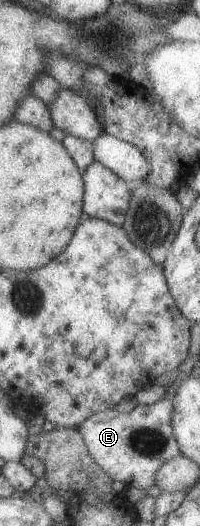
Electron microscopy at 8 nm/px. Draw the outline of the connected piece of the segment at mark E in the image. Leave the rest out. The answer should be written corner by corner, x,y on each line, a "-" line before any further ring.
162,397
150,405
137,403
133,410
118,413
114,408
88,416
77,426
86,449
96,465
112,480
121,481
125,486
136,489
147,489
154,484
154,474
169,459
180,454
177,441
172,433
170,418
173,412
173,397

